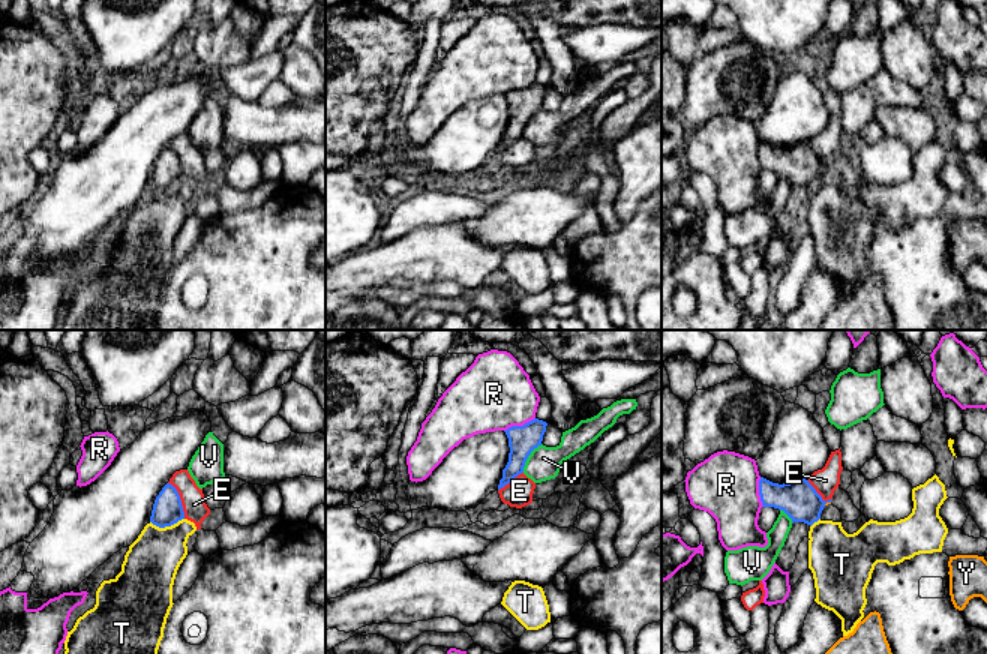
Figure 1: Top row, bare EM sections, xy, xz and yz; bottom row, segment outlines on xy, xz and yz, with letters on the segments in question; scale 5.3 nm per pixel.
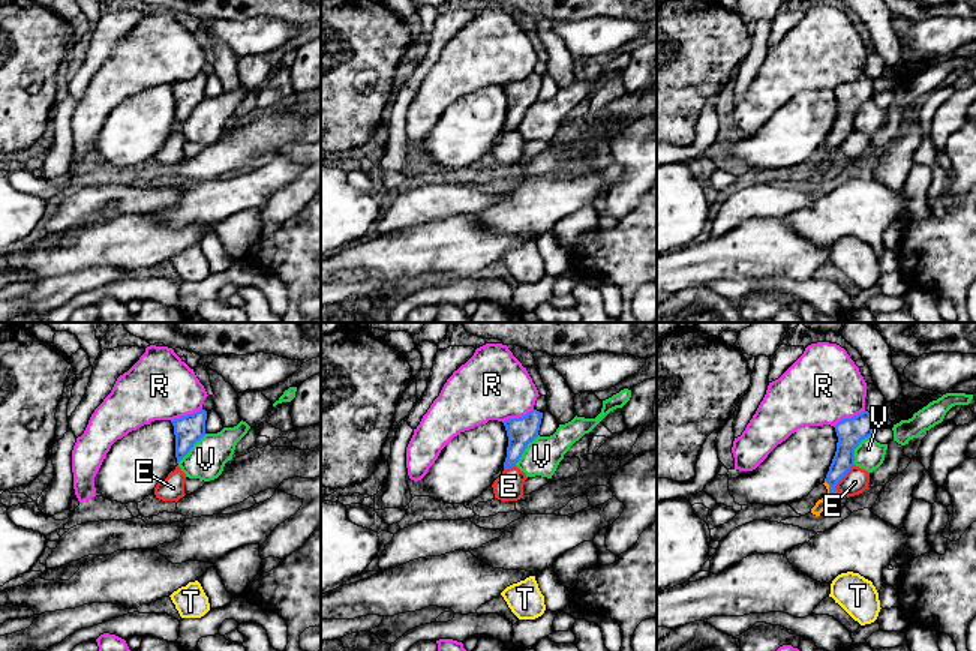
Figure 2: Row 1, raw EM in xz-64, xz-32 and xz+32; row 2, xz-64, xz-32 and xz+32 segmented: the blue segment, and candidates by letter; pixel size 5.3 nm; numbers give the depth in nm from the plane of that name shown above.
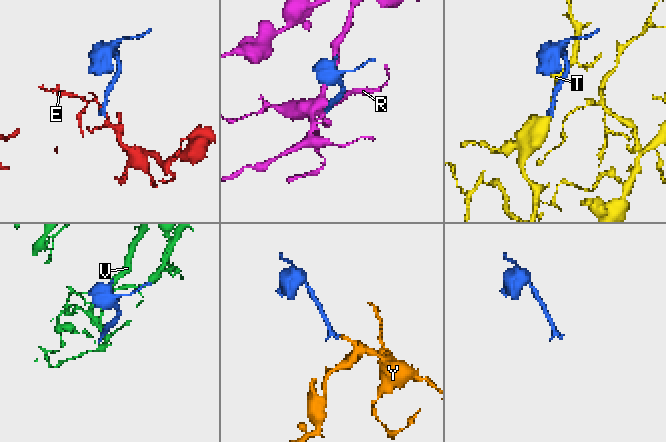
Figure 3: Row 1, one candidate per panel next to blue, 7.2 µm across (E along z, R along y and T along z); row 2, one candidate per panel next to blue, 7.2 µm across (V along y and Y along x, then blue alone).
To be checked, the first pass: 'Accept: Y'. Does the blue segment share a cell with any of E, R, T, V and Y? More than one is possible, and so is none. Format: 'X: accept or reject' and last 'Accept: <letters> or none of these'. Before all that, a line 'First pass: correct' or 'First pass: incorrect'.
First pass: correct
E: reject
R: reject
T: reject
V: reject
Y: accept
Accept: Y

